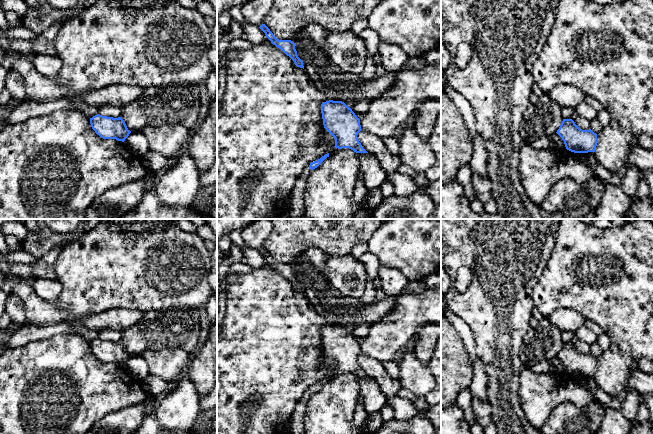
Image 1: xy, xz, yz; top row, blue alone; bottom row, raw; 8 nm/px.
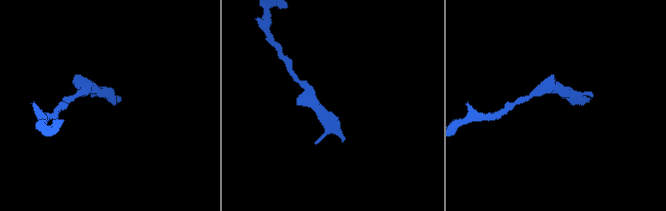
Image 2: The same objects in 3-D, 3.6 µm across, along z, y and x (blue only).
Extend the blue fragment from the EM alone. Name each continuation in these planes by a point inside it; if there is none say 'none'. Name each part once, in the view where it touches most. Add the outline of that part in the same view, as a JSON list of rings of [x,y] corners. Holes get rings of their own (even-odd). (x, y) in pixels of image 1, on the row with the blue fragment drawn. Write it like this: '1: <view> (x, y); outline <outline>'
none

